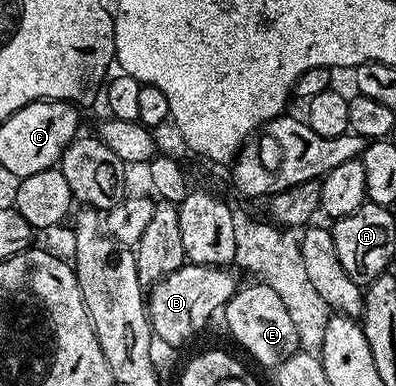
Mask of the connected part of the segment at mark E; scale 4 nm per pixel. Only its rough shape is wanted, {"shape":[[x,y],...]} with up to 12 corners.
{"shape":[[267,283],[223,307],[234,340],[261,365],[300,349],[283,299]]}

